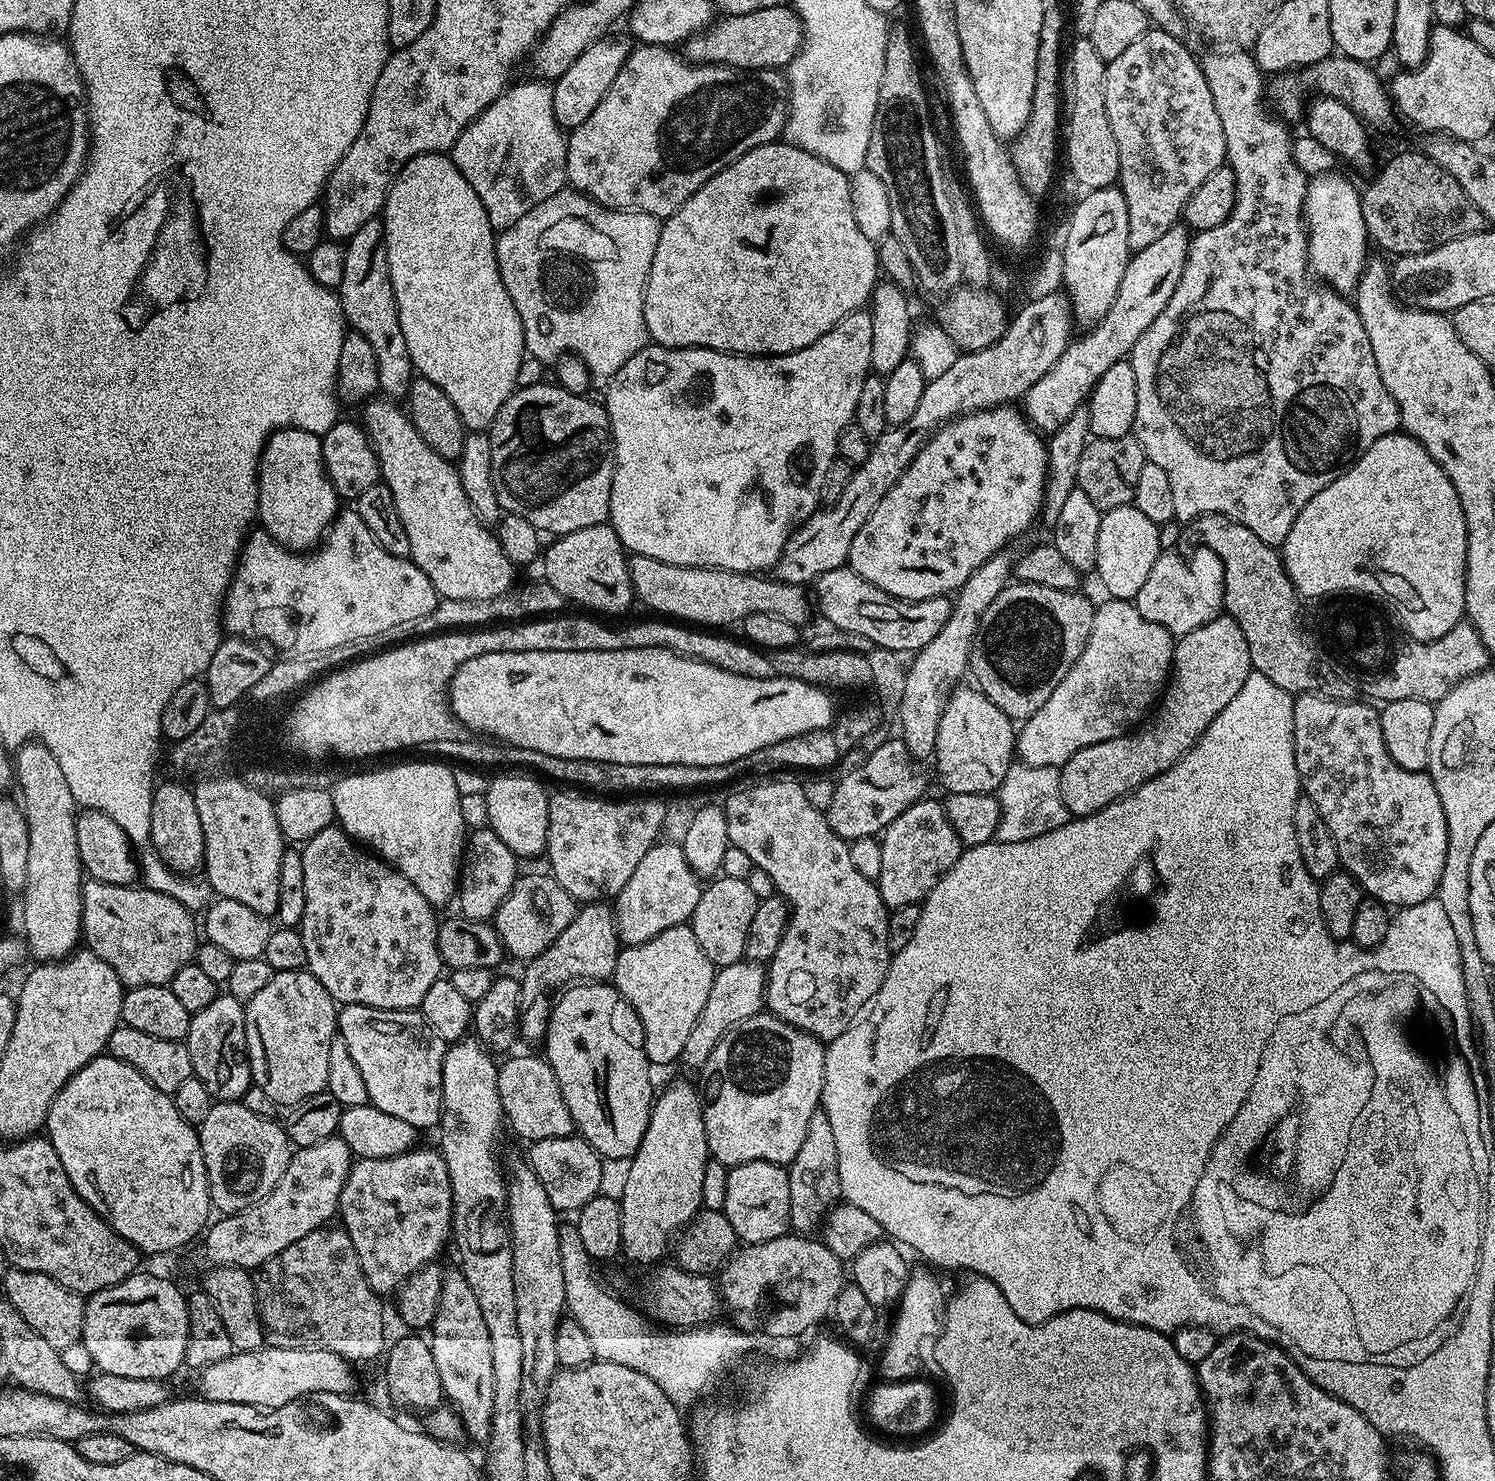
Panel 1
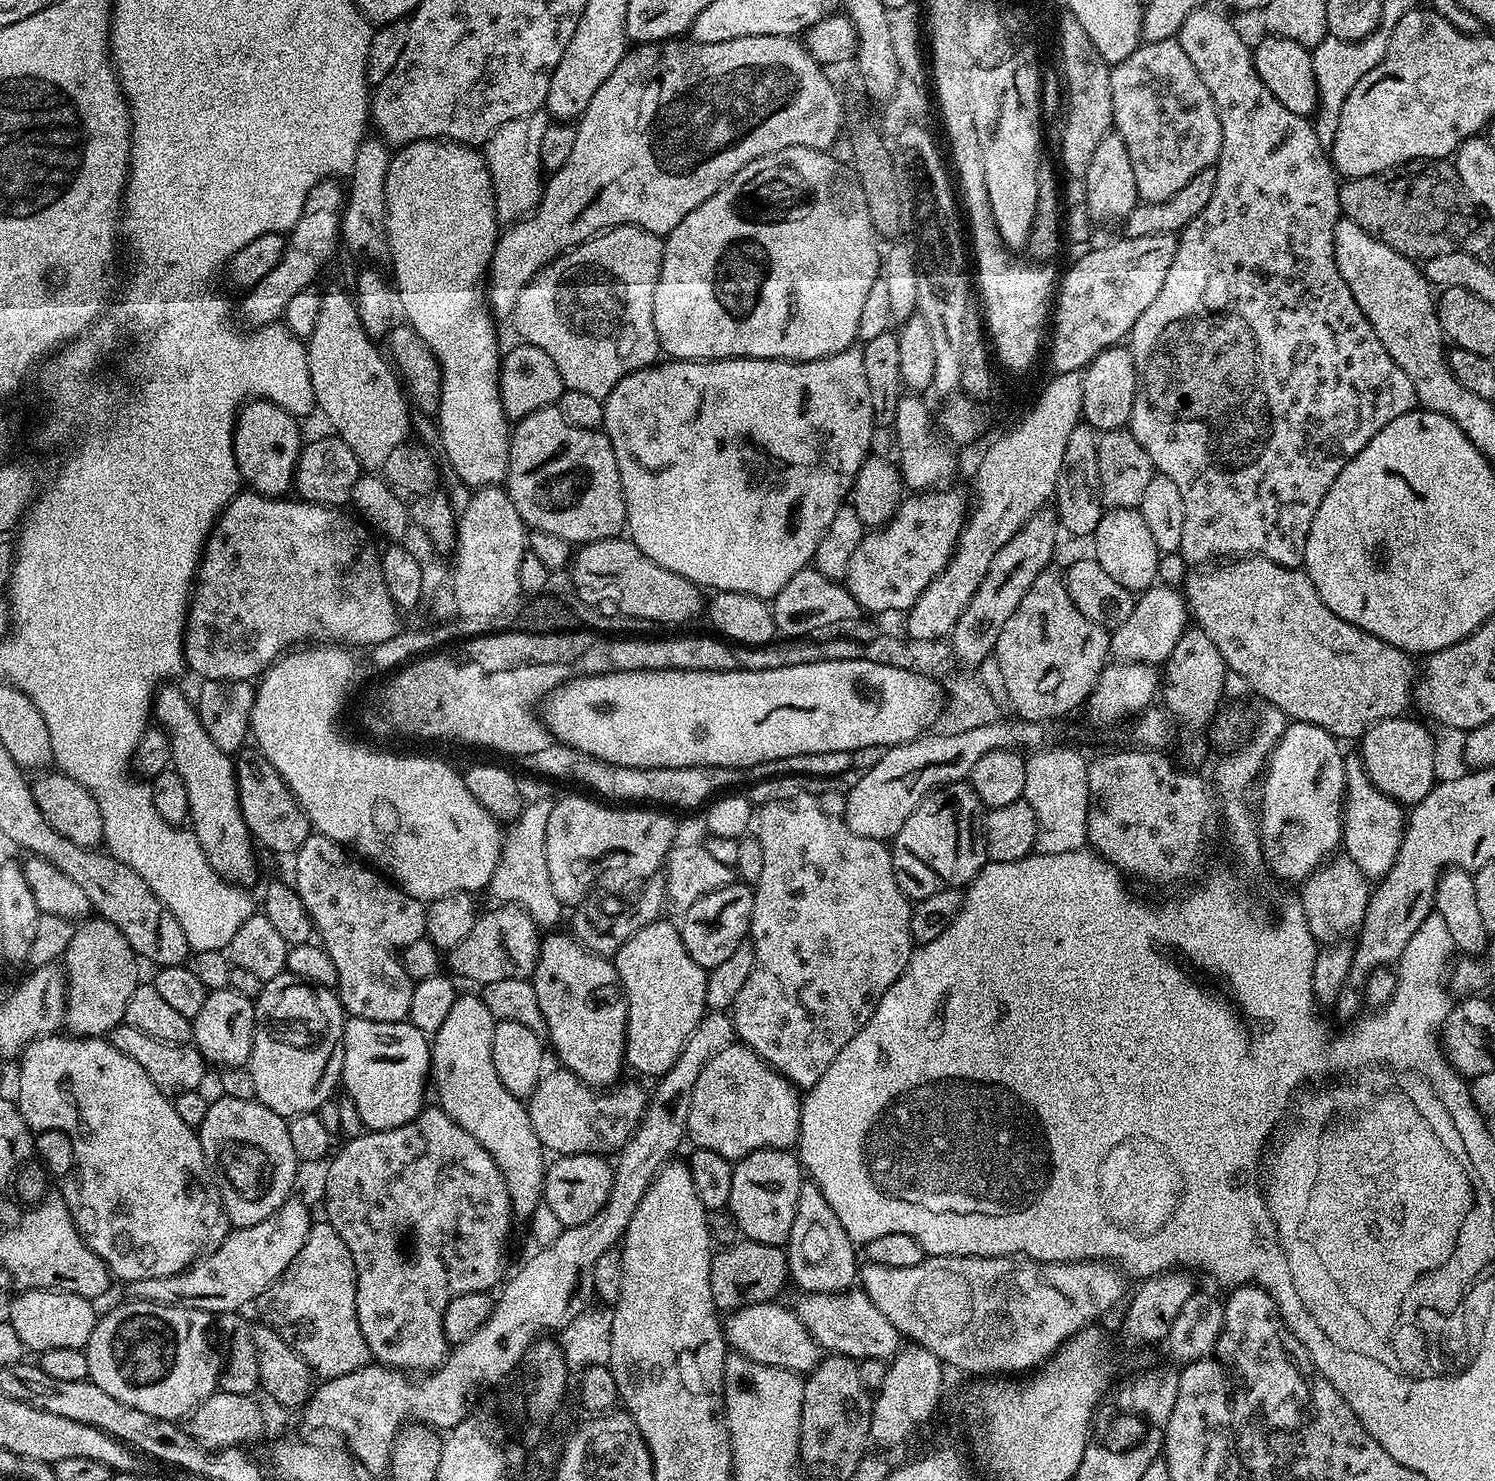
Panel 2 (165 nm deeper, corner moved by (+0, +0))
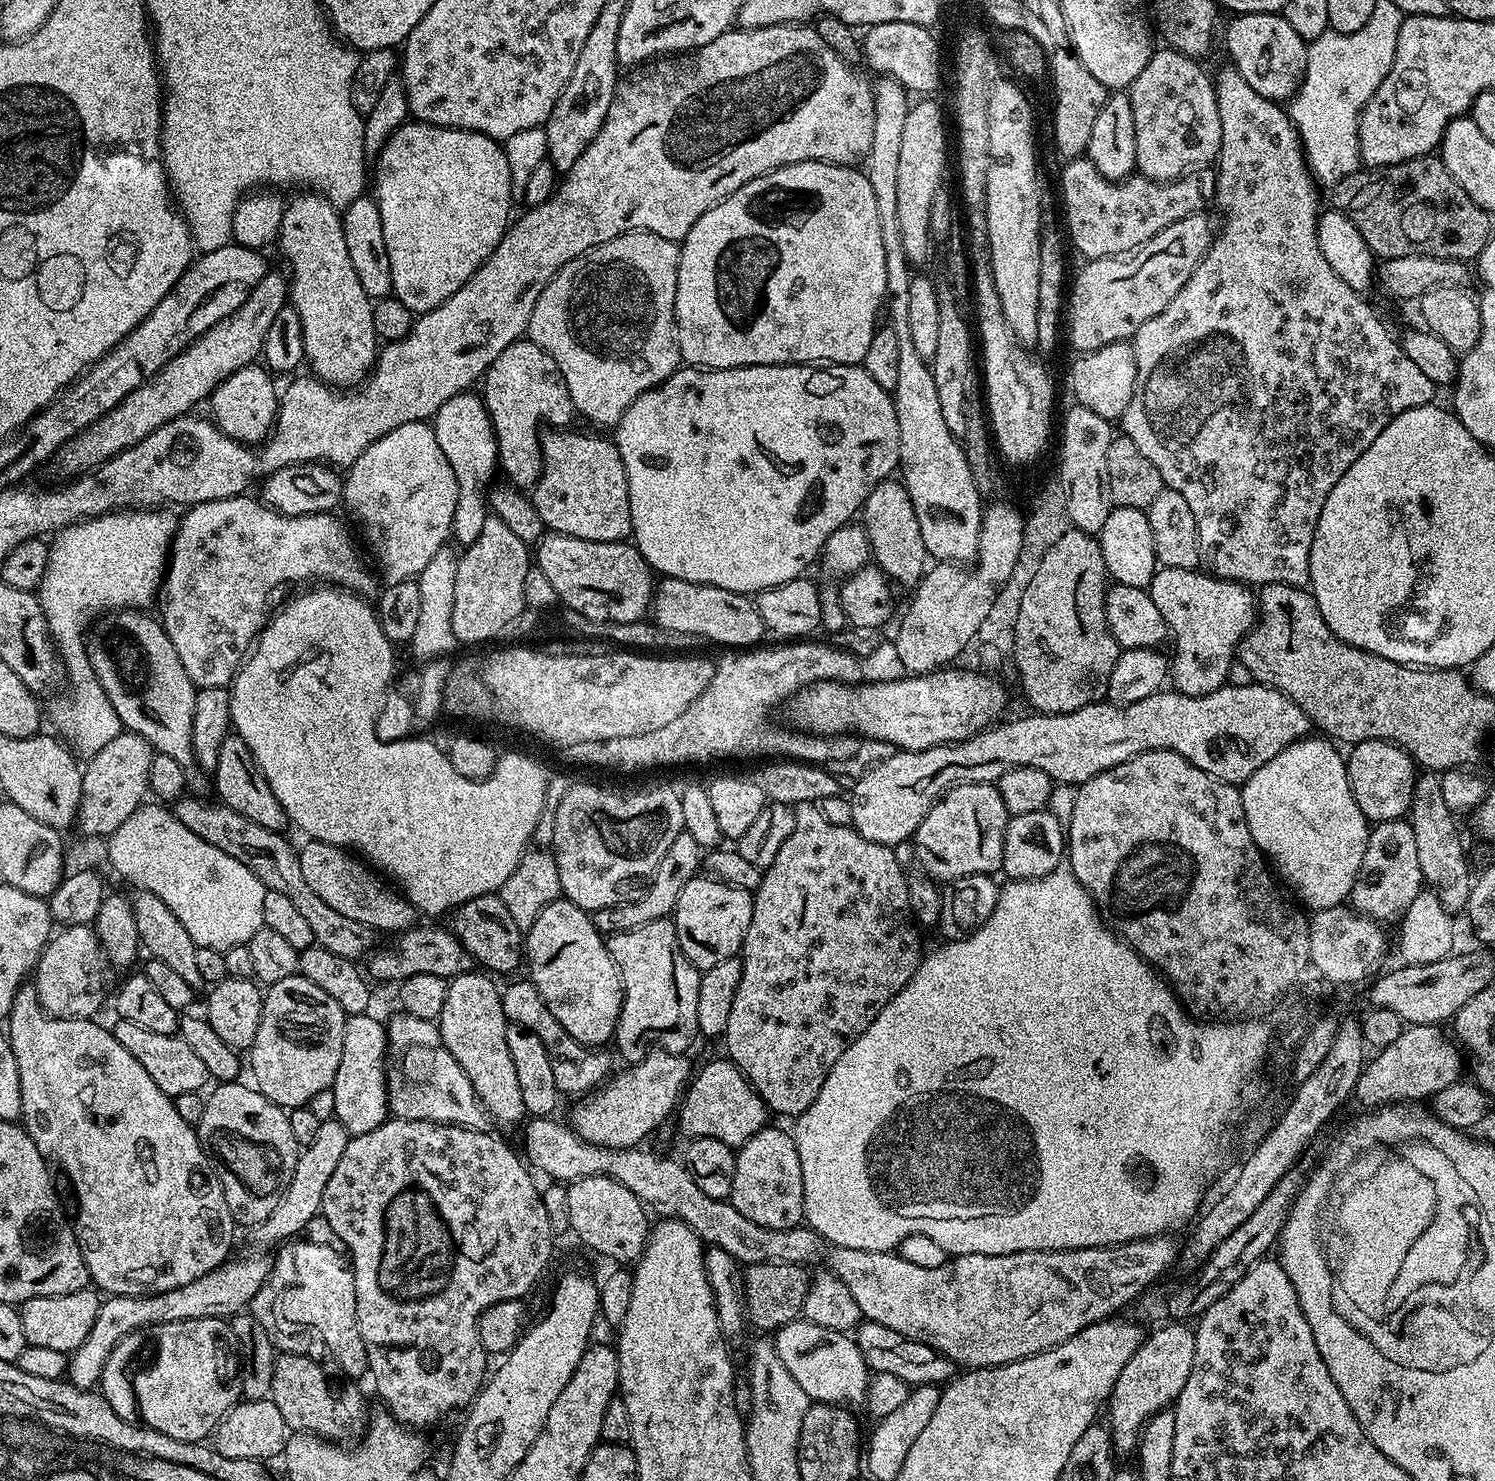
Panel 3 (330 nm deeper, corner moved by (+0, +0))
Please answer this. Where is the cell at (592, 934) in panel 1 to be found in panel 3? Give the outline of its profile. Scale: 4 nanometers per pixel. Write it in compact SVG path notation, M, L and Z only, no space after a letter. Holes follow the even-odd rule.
M686 831L680 832L678 838L674 838L670 850L662 858L659 868L651 877L650 883L652 885L649 886L648 892L642 893L637 900L629 898L623 904L615 904L613 908L603 908L591 913L594 926L602 934L611 934L632 930L646 922L671 917L676 911L678 894L682 894L682 886L686 886L686 882L701 871L700 855L702 855L702 849L693 835Z

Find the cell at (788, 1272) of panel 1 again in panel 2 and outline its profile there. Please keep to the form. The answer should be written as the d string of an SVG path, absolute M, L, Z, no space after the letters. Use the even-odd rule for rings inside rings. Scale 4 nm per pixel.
M812 1290L794 1305L794 1311L821 1348L858 1350L867 1354L869 1361L887 1361L901 1347L902 1334L875 1308L863 1290L854 1291Z

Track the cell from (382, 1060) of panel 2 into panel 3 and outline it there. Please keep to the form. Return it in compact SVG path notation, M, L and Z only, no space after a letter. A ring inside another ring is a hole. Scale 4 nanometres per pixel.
M368 1015L348 1016L342 1034L342 1062L331 1090L334 1094L334 1119L348 1132L349 1137L370 1134L389 1119L386 1085L387 1037L383 1023Z

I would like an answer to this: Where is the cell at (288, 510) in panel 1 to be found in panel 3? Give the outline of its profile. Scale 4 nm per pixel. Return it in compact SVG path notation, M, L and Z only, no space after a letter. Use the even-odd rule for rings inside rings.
M253 362L245 365L244 368L237 369L236 372L232 372L226 379L220 381L213 388L210 397L210 403L212 403L212 413L210 413L210 416L216 427L228 436L241 442L253 442L252 440L256 440L263 435L265 437L274 426L274 419L278 407L278 388L272 385L271 378L273 379L267 367Z

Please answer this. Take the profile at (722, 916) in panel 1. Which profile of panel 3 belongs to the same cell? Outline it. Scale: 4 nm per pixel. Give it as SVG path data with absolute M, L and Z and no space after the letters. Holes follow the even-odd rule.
M697 874L686 882L686 886L682 886L674 913L680 949L698 970L718 966L718 962L726 962L726 958L741 955L754 899L749 889L735 888L719 878L704 875Z

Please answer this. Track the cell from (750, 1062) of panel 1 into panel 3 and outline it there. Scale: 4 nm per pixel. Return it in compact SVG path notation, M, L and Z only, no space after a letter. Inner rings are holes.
M727 1058L712 1060L693 1075L679 1105L680 1128L688 1138L714 1138L739 1146L765 1127L769 1109L739 1068Z

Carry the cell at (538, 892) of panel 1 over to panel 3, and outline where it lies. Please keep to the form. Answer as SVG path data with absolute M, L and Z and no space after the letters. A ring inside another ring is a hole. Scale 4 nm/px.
M413 926L406 928L402 932L398 932L387 937L388 940L381 948L376 948L367 953L368 968L366 964L366 972L373 981L376 982L399 982L410 978L414 974L438 974L445 978L461 976L463 972L471 972L474 968L472 955L465 951L457 940L449 931L448 933L440 928L419 928Z

